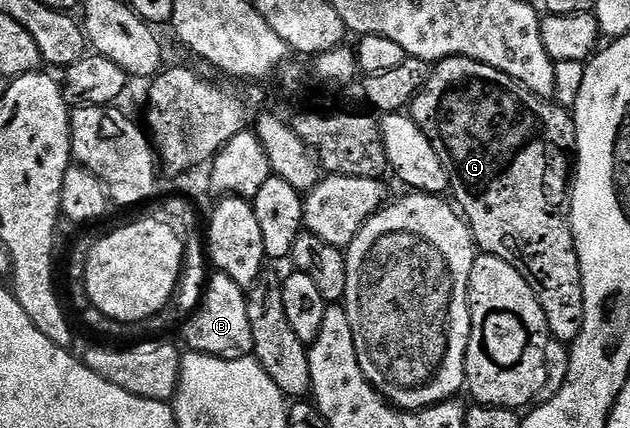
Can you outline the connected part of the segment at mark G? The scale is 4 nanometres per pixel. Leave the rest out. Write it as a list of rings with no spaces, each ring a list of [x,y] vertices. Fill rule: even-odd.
[[[447,57],[439,63],[432,64],[429,80],[425,82],[418,95],[413,98],[411,117],[415,121],[415,125],[419,125],[422,133],[432,141],[435,153],[439,153],[439,161],[449,178],[452,202],[456,204],[465,222],[469,224],[469,232],[473,234],[474,244],[484,254],[503,257],[503,261],[507,261],[507,265],[511,265],[520,273],[523,281],[527,281],[527,285],[531,285],[531,289],[547,317],[550,336],[569,345],[579,337],[579,333],[583,329],[583,281],[579,269],[579,257],[573,240],[573,230],[569,224],[571,176],[575,171],[577,134],[572,114],[566,108],[564,111],[559,104],[549,104],[549,102],[548,98],[531,93],[522,83],[517,83],[511,77],[507,77],[507,73],[503,73],[491,65],[483,65],[479,61],[467,57]]]

